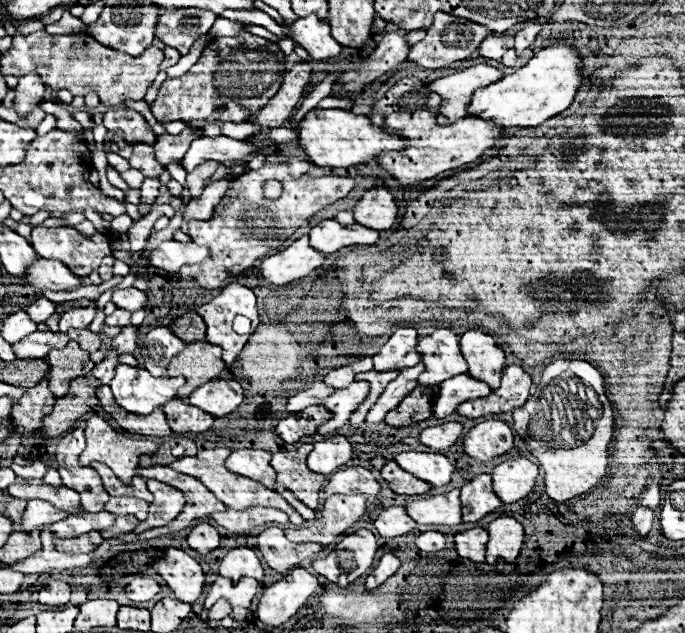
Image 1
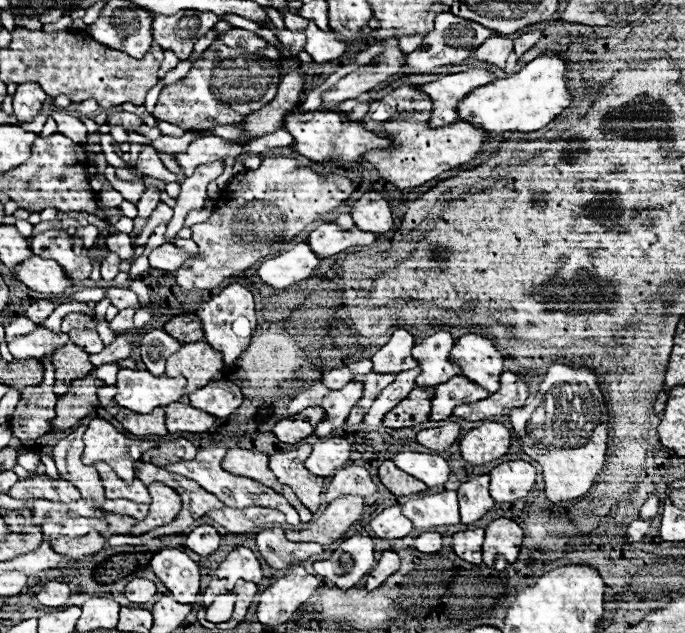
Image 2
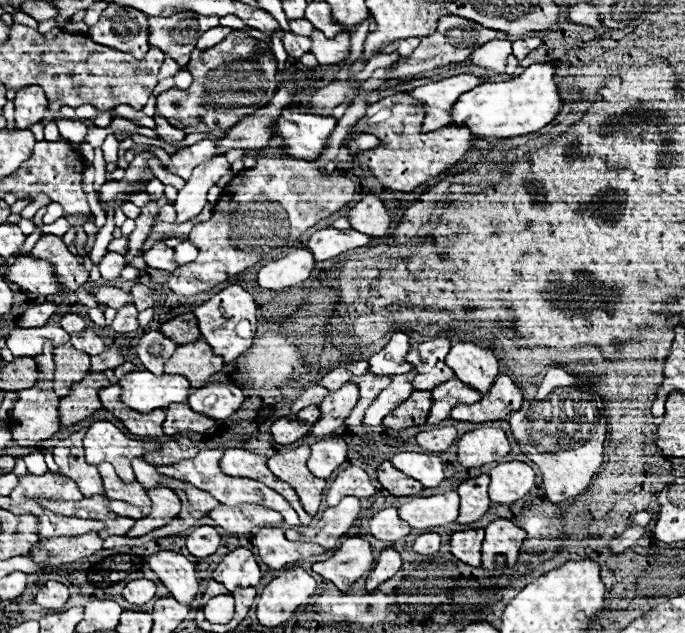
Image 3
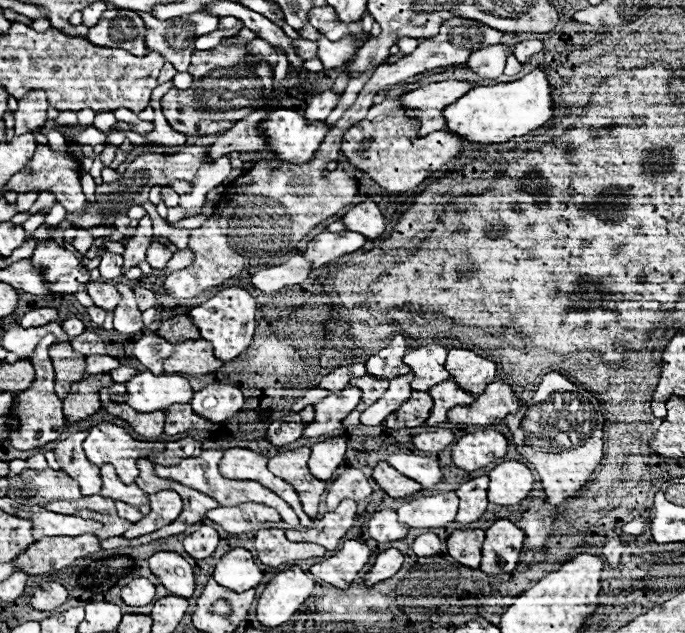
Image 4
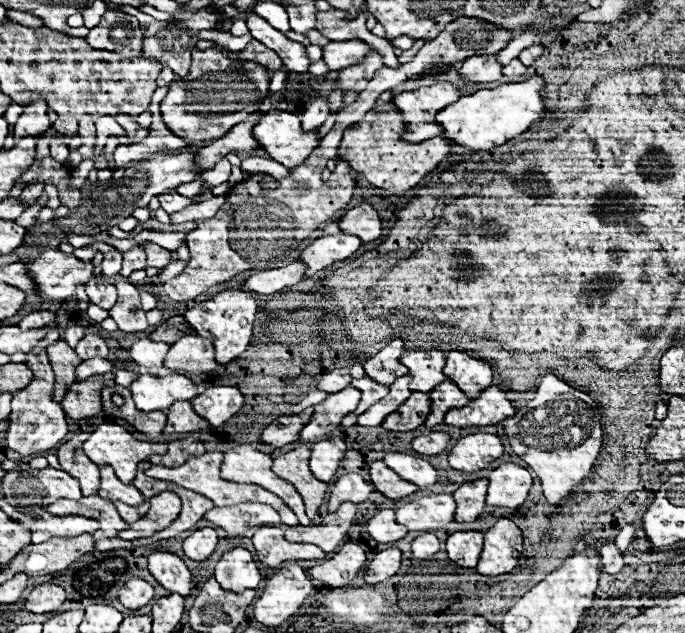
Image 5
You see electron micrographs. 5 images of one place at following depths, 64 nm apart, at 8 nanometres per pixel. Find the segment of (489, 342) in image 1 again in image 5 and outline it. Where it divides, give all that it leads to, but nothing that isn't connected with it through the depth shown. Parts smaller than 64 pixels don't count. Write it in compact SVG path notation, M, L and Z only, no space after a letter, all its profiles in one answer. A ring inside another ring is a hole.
M452 350L446 356L444 372L448 380L452 380L466 396L478 396L482 388L488 388L492 384L492 370L482 360L470 358L466 352Z

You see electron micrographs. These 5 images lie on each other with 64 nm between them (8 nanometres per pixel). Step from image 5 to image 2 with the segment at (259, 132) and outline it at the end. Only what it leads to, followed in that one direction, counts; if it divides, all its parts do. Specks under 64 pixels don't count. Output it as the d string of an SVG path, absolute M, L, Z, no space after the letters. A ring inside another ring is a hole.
M290 112L284 118L284 130L288 130L294 138L292 148L306 156L312 162L334 162L336 166L346 166L352 162L360 162L364 152L370 152L374 148L390 148L392 142L388 138L378 138L374 132L364 130L362 122L350 122L344 120L344 114L336 112Z

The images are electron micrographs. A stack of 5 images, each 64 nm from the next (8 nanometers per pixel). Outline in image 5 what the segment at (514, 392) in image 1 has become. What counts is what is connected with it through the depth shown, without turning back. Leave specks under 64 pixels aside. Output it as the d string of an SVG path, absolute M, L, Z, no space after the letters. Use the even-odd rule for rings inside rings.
M488 386L484 392L478 394L478 398L468 400L462 408L450 408L446 412L444 424L456 426L456 428L472 428L472 426L494 426L502 420L514 416L514 406L506 398L506 392L502 392L498 386Z

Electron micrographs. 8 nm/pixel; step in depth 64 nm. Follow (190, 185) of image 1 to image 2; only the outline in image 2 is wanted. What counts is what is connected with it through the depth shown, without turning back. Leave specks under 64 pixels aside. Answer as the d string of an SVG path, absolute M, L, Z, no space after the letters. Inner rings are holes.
M216 160L204 166L198 166L194 170L192 176L188 176L182 184L180 184L180 196L178 196L178 204L174 206L174 218L166 228L166 240L174 238L178 234L178 230L184 224L184 218L190 210L202 210L204 208L204 200L206 200L206 186L216 180L220 174L224 172L224 162Z

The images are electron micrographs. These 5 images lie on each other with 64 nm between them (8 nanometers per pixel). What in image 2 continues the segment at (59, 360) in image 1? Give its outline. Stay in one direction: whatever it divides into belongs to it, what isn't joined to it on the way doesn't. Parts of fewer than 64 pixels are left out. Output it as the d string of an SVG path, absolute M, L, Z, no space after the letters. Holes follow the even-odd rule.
M66 344L64 348L58 348L52 352L52 362L56 366L56 382L54 392L58 396L66 394L72 380L86 378L88 372L94 368L88 360L88 354L82 352L76 344Z

